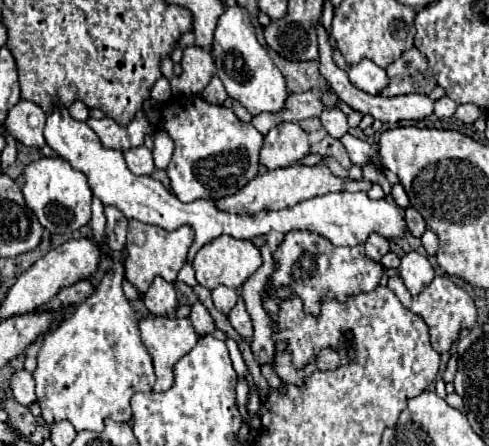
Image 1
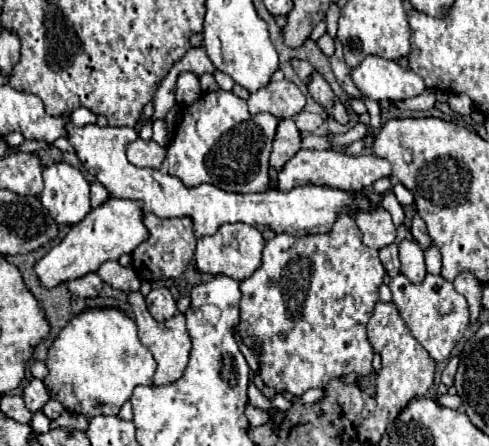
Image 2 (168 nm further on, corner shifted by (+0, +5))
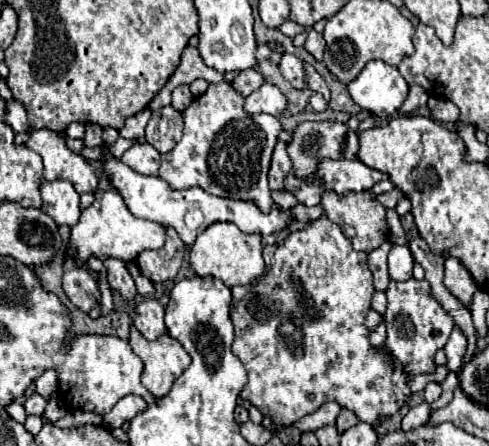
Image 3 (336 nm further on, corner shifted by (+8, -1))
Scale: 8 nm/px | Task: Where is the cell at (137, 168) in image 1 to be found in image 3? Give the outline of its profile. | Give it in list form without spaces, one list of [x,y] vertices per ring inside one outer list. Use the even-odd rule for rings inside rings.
[[[148,142],[144,144],[134,144],[128,148],[122,156],[122,162],[130,166],[134,172],[144,174],[144,176],[156,176],[160,168],[160,152],[150,146]]]

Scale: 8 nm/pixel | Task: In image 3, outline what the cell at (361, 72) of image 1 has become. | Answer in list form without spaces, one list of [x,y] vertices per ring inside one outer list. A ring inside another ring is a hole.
[[[372,60],[364,66],[360,76],[348,84],[352,100],[380,118],[388,118],[400,110],[408,96],[408,84],[398,68]]]

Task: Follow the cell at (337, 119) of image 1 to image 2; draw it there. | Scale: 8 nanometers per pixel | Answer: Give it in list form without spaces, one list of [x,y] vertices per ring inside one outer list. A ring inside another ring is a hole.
[[[314,74],[312,82],[308,84],[308,90],[310,90],[310,96],[322,106],[322,108],[332,108],[332,100],[334,100],[334,92],[332,88],[328,86],[328,82],[320,76],[320,74]]]

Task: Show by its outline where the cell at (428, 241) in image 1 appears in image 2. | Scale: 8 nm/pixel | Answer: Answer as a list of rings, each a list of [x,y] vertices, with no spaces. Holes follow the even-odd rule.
[[[432,244],[430,248],[426,248],[424,256],[426,256],[426,270],[430,274],[440,274],[440,270],[442,270],[442,254],[440,254],[438,246]]]

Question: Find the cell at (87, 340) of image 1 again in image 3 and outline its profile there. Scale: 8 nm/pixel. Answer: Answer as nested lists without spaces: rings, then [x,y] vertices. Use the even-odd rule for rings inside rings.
[[[116,336],[76,338],[70,344],[70,348],[56,358],[56,372],[60,382],[60,398],[70,410],[108,414],[112,406],[128,394],[142,396],[148,404],[156,400],[140,382],[140,374],[142,374],[140,358],[132,354],[132,348],[128,346],[126,340]]]

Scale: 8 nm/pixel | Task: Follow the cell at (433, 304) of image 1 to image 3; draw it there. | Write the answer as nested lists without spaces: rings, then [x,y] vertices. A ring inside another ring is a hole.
[[[390,280],[390,286],[386,290],[388,296],[388,310],[384,314],[386,322],[386,350],[394,354],[394,358],[402,364],[402,368],[410,374],[432,374],[436,370],[434,354],[438,348],[442,348],[454,328],[452,316],[444,312],[444,308],[432,298],[430,284],[426,280],[406,280],[396,282]]]

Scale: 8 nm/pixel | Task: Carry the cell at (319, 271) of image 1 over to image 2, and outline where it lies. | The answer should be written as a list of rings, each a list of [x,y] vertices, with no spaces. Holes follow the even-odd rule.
[[[342,214],[336,220],[330,234],[309,234],[308,236],[302,236],[302,238],[288,236],[288,234],[276,234],[276,238],[268,240],[266,248],[264,248],[264,256],[262,256],[262,266],[250,278],[240,282],[242,300],[240,300],[240,324],[238,324],[242,340],[244,340],[246,346],[252,346],[254,342],[260,342],[260,346],[262,346],[262,354],[258,356],[258,360],[260,360],[260,366],[262,366],[264,384],[272,386],[276,392],[288,390],[290,394],[300,396],[310,388],[324,388],[328,384],[328,380],[334,378],[334,376],[346,376],[350,372],[358,372],[362,376],[360,388],[366,390],[368,394],[372,394],[370,378],[374,376],[374,372],[372,372],[374,350],[372,350],[372,346],[368,342],[368,336],[366,336],[366,322],[368,322],[368,318],[374,310],[374,304],[378,302],[378,288],[382,284],[382,278],[384,278],[384,268],[382,268],[382,262],[378,258],[378,250],[372,250],[372,248],[362,244],[362,234],[360,234],[354,218],[348,216],[348,214]]]

